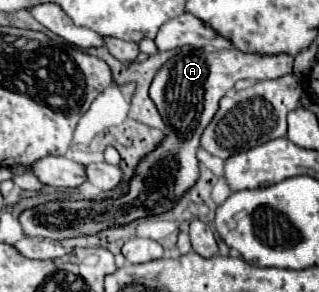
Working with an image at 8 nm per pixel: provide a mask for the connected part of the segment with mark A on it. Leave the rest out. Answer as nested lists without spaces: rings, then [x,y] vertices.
[[[203,49],[179,51],[171,57],[155,75],[149,95],[157,105],[163,121],[167,123],[165,141],[159,149],[149,153],[139,167],[135,177],[129,181],[129,191],[121,199],[107,201],[53,201],[33,211],[23,211],[23,231],[27,235],[47,237],[61,241],[67,237],[79,237],[103,231],[107,227],[125,225],[133,219],[159,215],[175,207],[183,193],[195,185],[199,177],[199,161],[195,157],[201,133],[213,119],[219,109],[221,97],[233,89],[239,79],[277,79],[293,73],[293,59],[287,53],[279,55],[259,55],[259,53],[241,53],[239,49],[225,49],[207,53]]]

